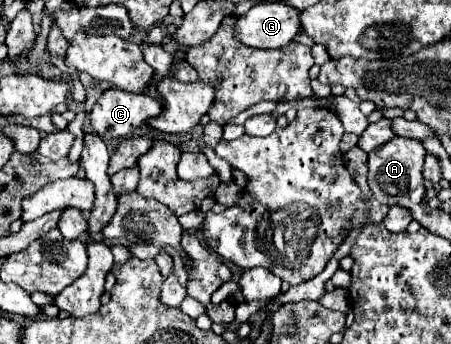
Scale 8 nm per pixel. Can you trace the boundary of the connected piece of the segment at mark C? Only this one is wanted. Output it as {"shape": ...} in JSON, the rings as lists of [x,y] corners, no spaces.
{"shape":[[[109,88],[95,102],[89,118],[93,130],[103,140],[121,140],[159,114],[161,102],[149,94],[127,94],[123,90]]]}

